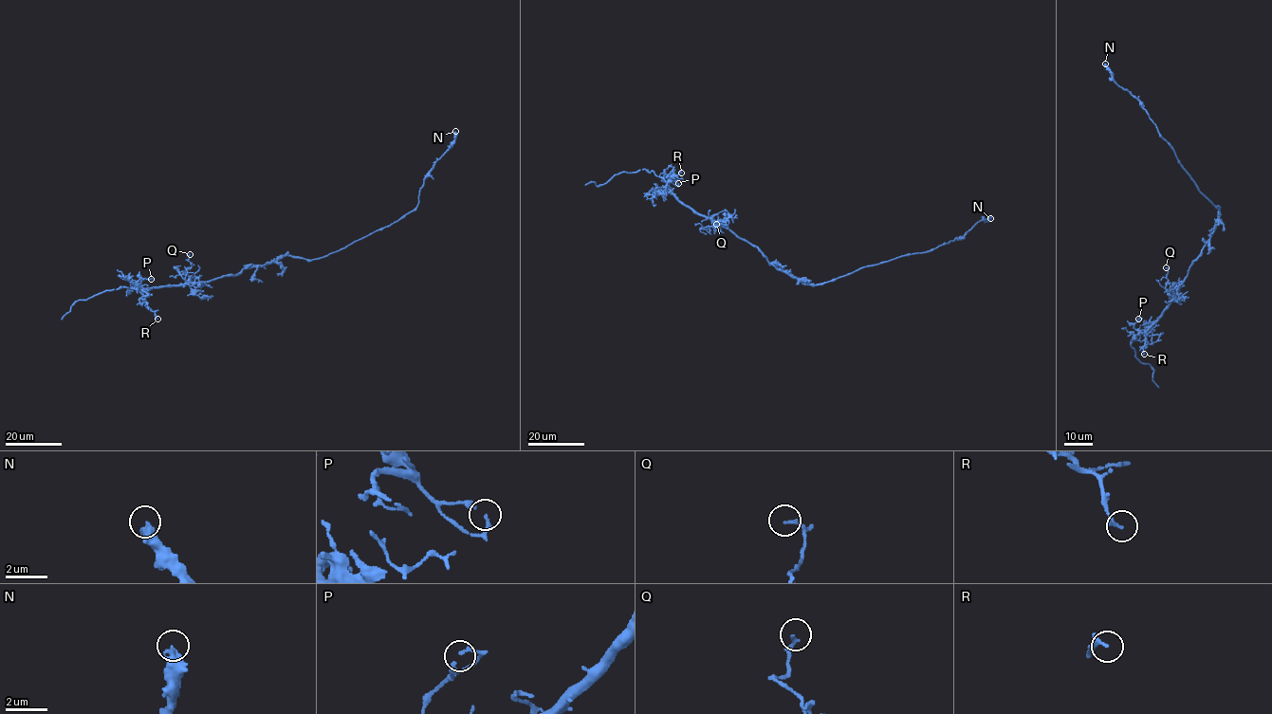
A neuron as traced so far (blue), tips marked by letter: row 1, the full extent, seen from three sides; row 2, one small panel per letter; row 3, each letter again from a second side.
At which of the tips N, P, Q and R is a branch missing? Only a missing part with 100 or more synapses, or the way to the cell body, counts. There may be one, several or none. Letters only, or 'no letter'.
no letter

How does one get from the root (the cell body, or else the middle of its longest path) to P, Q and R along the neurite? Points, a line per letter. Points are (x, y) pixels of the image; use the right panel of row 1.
P: (1216, 225), (1163, 314), (1142, 332), (1133, 328), (1141, 319), (1138, 319)
Q: (1216, 225), (1209, 240), (1171, 295), (1166, 289), (1169, 269), (1166, 267)
R: (1216, 225), (1170, 304), (1146, 331), (1144, 354)

